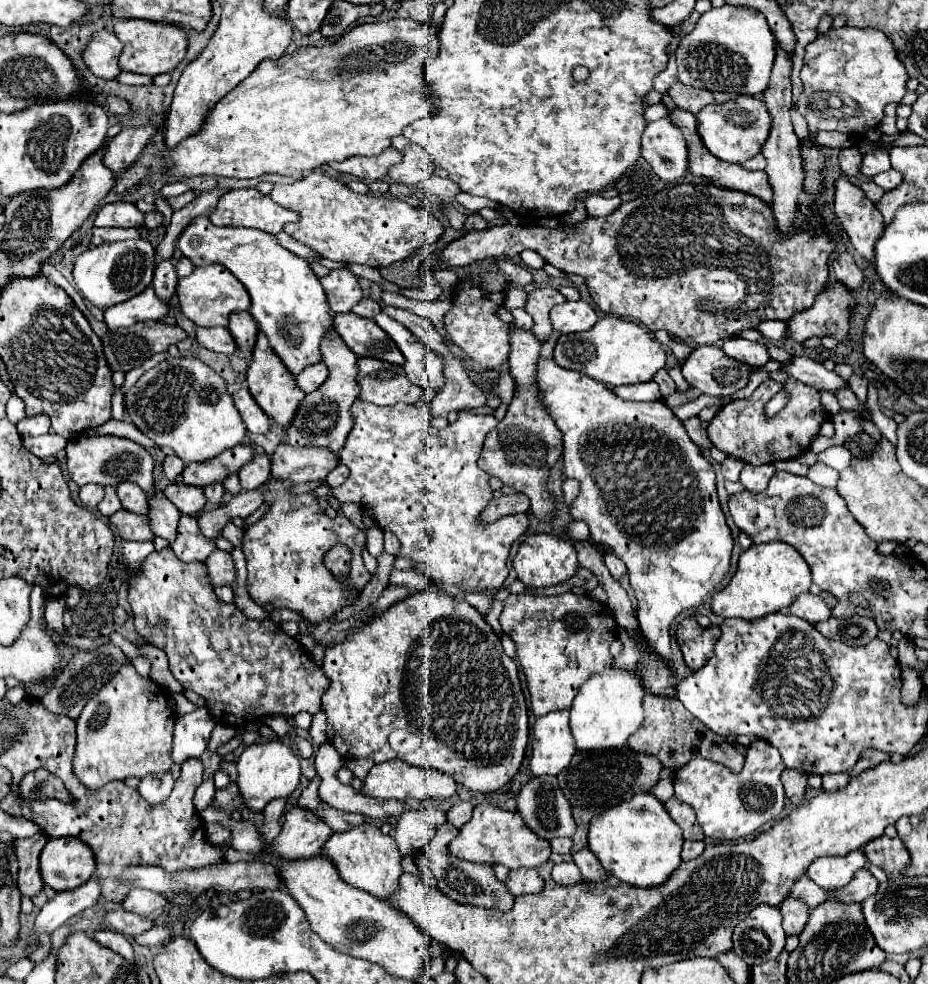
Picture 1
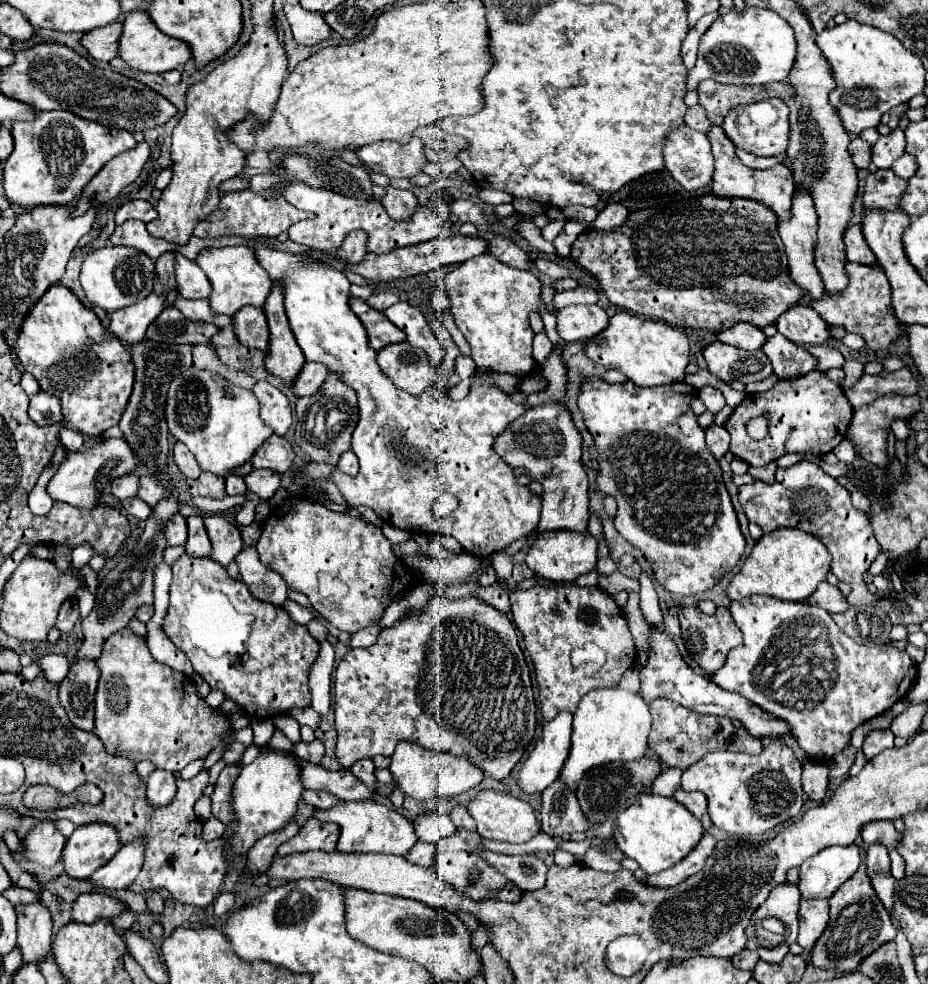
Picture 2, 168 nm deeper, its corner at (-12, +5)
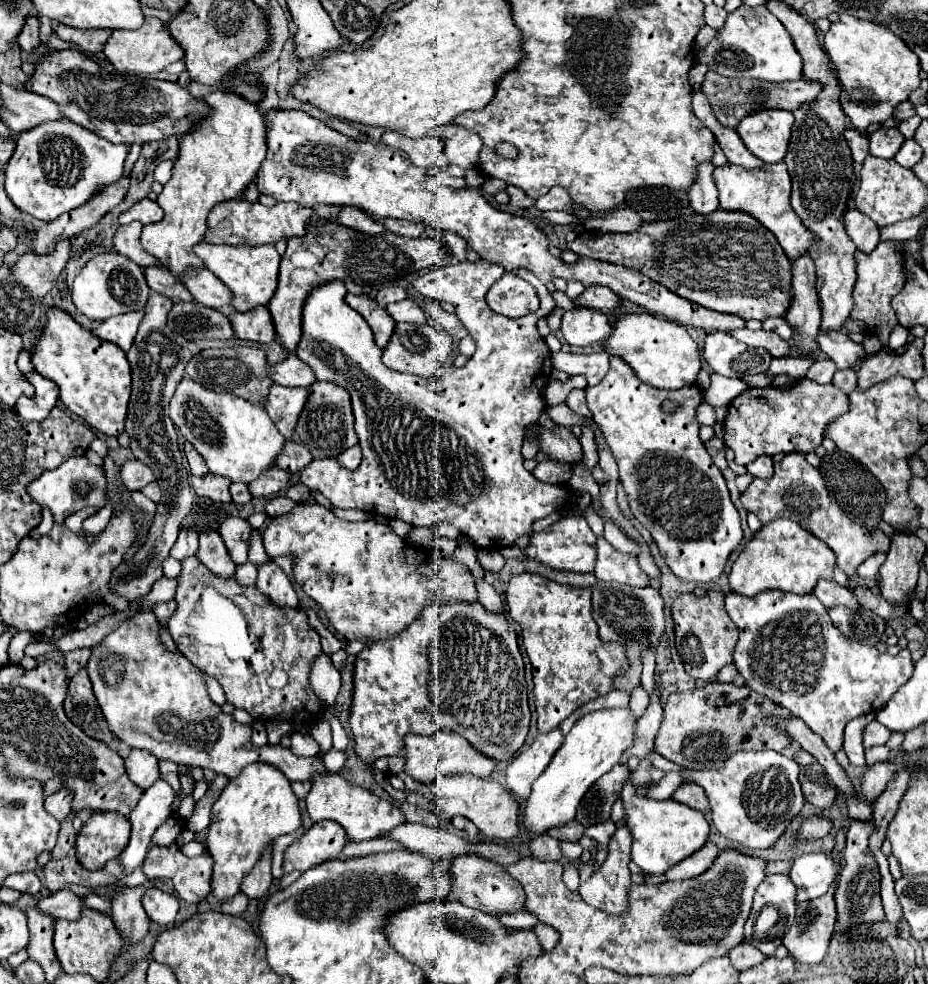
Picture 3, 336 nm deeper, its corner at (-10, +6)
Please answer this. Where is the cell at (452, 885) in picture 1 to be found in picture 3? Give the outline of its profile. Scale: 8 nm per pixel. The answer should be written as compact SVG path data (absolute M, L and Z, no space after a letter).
M464 854L458 856L450 868L452 874L452 894L450 900L458 900L470 908L476 908L480 912L498 916L498 914L512 914L524 908L524 900L526 894L520 886L520 882L516 882L500 864L474 856L474 854Z

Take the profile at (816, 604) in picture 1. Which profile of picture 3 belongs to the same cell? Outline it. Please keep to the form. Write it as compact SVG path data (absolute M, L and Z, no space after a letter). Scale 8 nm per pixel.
M820 580L814 588L814 596L826 606L826 608L832 608L832 606L848 606L848 608L856 608L858 606L858 600L856 596L852 594L852 590L836 584L834 580Z

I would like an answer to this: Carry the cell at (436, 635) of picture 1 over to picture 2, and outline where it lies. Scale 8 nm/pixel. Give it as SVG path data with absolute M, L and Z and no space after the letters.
M430 597L424 611L408 611L406 617L400 619L396 625L382 629L378 635L378 641L372 647L350 649L350 653L342 657L334 673L334 709L336 709L336 731L338 731L336 757L342 767L350 767L358 759L366 759L366 757L372 759L374 755L390 757L400 741L412 741L430 751L444 751L456 757L466 757L472 765L482 769L486 775L494 779L506 779L510 771L516 767L516 763L522 759L536 729L536 703L534 703L534 691L530 683L530 671L518 647L516 631L504 613L478 601L476 597L462 597L462 599Z

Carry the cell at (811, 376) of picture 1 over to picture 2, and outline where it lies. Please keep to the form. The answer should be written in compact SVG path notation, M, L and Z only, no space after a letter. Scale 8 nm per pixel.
M774 335L766 341L766 347L762 347L766 357L772 361L774 373L780 379L792 379L798 375L806 375L810 371L816 371L818 361L814 355L810 355L804 347L788 341L784 335Z

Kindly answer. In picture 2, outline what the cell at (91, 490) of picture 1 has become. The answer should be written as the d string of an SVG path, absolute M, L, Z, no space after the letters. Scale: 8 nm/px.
M130 473L130 475L124 475L124 477L118 477L112 481L112 495L116 499L128 499L128 497L134 497L136 495L136 489L138 489L138 475Z

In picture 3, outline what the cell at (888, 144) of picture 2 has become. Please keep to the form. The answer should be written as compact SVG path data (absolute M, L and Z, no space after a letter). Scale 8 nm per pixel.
M880 128L868 134L870 138L870 154L876 158L894 158L906 140L898 128Z

